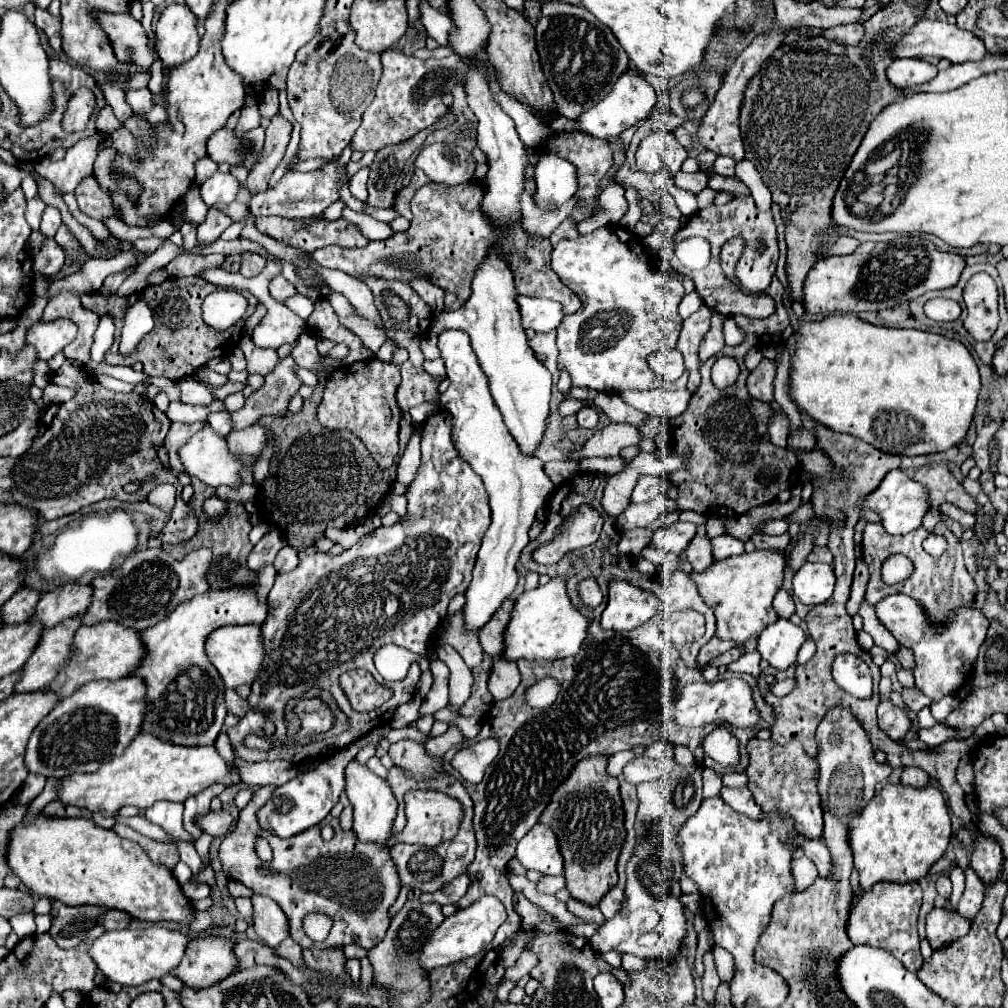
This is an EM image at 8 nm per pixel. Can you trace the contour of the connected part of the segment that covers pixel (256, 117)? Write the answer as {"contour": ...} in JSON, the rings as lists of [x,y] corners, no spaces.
{"contour":[[[246,106],[240,114],[240,120],[238,120],[238,126],[236,126],[236,134],[244,134],[252,128],[260,126],[260,112],[256,106]]]}

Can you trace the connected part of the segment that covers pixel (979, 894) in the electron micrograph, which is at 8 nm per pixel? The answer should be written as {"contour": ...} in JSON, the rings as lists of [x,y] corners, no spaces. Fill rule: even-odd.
{"contour":[[[966,868],[964,874],[966,874],[966,890],[964,890],[964,896],[956,910],[962,916],[972,920],[984,902],[984,884],[982,884],[982,880],[978,880],[974,868]]]}

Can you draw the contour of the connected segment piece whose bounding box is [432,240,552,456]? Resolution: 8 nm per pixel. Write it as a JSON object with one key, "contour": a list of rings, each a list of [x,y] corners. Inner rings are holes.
{"contour":[[[500,240],[490,248],[486,260],[476,268],[470,298],[456,312],[436,314],[432,332],[438,334],[448,328],[468,332],[472,348],[478,356],[478,364],[488,378],[494,404],[498,406],[508,432],[512,434],[524,456],[534,456],[546,430],[552,396],[552,374],[536,358],[534,350],[528,344],[528,338],[520,324],[514,274],[504,256],[504,240]]]}

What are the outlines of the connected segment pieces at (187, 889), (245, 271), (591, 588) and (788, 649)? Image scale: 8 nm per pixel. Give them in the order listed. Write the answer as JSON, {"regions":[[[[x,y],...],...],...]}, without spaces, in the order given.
{"regions":[[[[190,880],[190,882],[186,882],[182,888],[184,888],[184,894],[186,894],[190,900],[200,900],[200,898],[210,896],[210,886],[208,886],[208,884],[194,884],[194,882]]],[[[244,252],[244,254],[242,254],[240,274],[246,276],[246,278],[252,278],[252,276],[256,276],[256,274],[262,270],[264,262],[266,262],[266,260],[264,260],[262,256],[258,256],[258,254],[250,254],[250,252]]],[[[586,578],[584,582],[580,582],[578,590],[580,590],[582,600],[588,606],[598,606],[602,602],[602,592],[600,592],[600,588],[598,588],[598,584],[596,584],[594,578]]],[[[778,618],[758,636],[758,652],[772,668],[784,670],[796,662],[798,648],[804,644],[804,630],[786,618]]]]}

